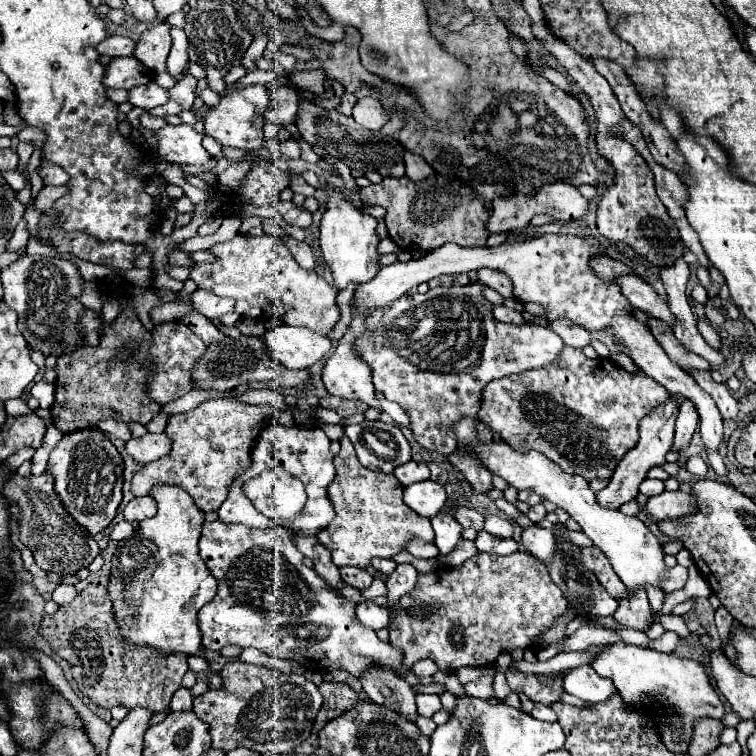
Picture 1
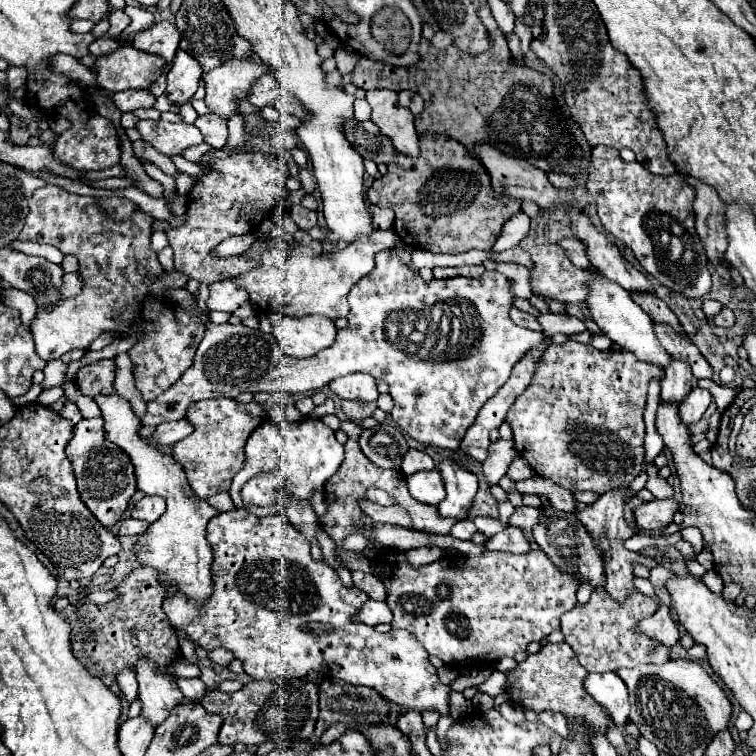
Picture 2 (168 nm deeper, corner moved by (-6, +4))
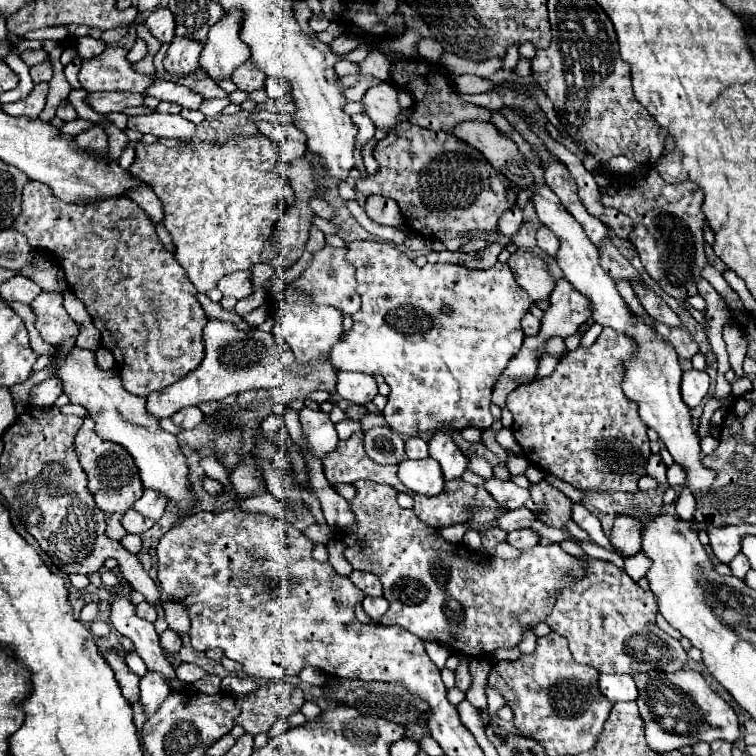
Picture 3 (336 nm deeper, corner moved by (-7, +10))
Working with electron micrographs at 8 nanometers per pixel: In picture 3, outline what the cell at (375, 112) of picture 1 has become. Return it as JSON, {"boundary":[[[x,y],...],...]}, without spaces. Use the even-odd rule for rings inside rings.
{"boundary":[[[382,82],[378,86],[372,86],[366,90],[362,96],[364,112],[372,118],[372,122],[384,130],[390,132],[398,124],[398,114],[400,114],[400,104],[396,100],[396,88],[388,82]]]}

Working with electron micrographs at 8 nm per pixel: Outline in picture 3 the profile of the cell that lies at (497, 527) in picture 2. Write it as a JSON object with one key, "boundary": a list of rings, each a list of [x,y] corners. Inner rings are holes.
{"boundary":[[[516,508],[516,510],[506,512],[502,518],[498,518],[498,528],[506,530],[506,532],[514,532],[514,530],[522,530],[522,528],[534,528],[540,534],[544,530],[544,524],[528,508]]]}

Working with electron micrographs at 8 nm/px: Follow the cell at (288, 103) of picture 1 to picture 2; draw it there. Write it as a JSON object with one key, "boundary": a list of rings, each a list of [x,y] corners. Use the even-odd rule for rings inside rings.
{"boundary":[[[265,74],[263,78],[259,78],[259,84],[253,88],[249,102],[257,108],[265,108],[265,106],[273,106],[275,98],[281,94],[281,88],[277,84],[277,80],[271,74]]]}

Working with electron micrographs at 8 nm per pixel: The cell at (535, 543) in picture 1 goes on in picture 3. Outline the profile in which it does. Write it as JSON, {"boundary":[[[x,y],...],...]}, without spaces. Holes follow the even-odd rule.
{"boundary":[[[490,478],[486,480],[484,488],[508,510],[514,510],[514,508],[522,508],[524,502],[528,500],[528,490],[516,486],[512,480],[498,480],[498,478]]]}

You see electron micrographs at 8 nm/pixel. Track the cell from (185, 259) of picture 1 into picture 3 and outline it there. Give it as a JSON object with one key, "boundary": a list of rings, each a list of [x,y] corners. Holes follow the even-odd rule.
{"boundary":[[[262,134],[232,136],[226,142],[184,142],[176,148],[162,144],[134,146],[136,160],[128,168],[146,182],[162,202],[164,226],[176,246],[174,258],[186,270],[198,292],[216,288],[216,282],[236,270],[270,262],[276,248],[270,242],[274,224],[286,208],[282,182],[276,174],[276,144]]]}

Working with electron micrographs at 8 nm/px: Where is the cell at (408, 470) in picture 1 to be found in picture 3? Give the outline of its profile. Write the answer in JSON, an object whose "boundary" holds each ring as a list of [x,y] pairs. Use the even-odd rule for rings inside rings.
{"boundary":[[[414,436],[414,438],[408,438],[406,440],[406,454],[408,458],[412,460],[418,460],[418,458],[428,458],[428,446],[422,438]]]}

